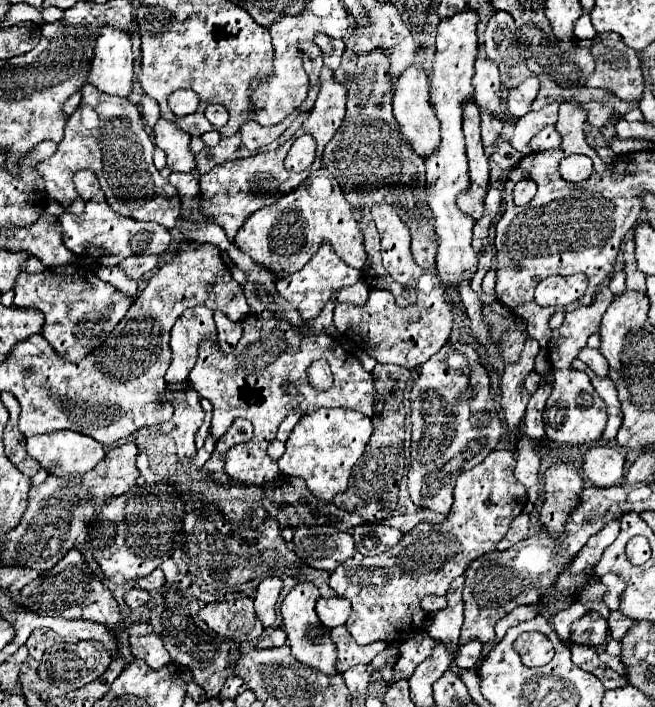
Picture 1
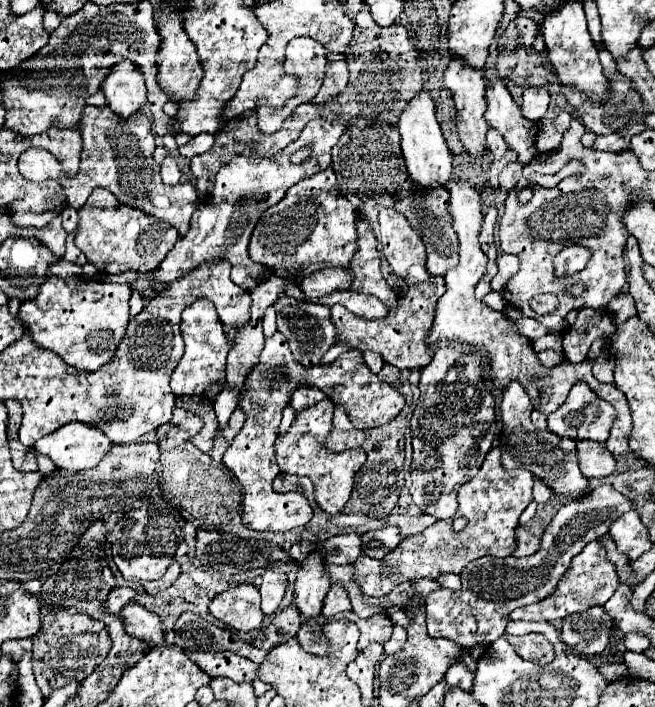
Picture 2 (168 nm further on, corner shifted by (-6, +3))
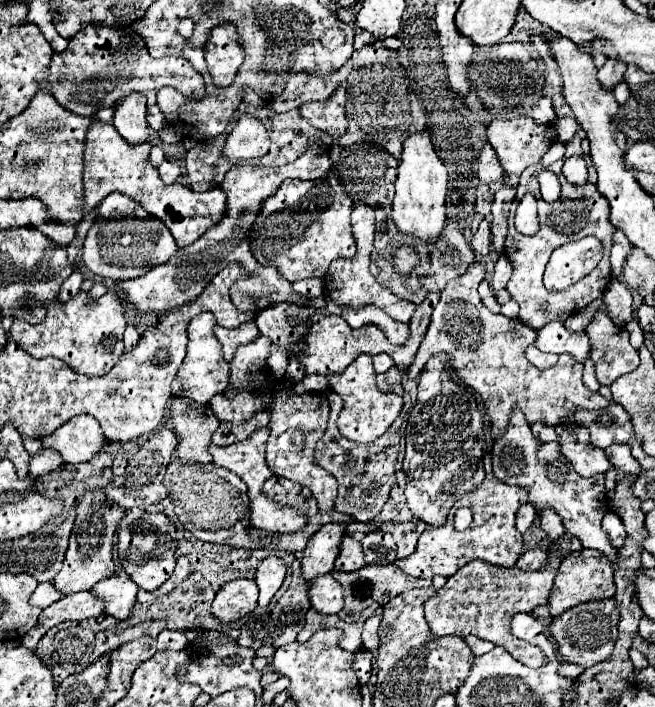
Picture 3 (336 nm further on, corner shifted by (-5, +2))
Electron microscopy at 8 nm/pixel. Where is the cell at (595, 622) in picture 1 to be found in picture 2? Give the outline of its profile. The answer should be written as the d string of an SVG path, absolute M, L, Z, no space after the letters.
M591 607L563 619L561 641L577 655L597 657L609 645L613 619L603 607Z

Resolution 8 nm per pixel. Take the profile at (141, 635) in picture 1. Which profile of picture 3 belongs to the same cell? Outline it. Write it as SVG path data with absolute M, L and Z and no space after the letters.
M126 572L114 574L108 580L102 580L92 590L96 596L102 596L106 600L106 614L126 620L132 614L132 606L136 604L138 586L132 584L130 576Z

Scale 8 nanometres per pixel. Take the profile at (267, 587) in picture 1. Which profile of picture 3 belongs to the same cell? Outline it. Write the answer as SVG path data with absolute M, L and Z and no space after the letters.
M268 556L260 562L258 570L256 570L256 584L260 588L260 600L258 606L268 606L270 600L274 598L274 594L280 590L282 582L286 576L286 564L282 558L278 556Z

